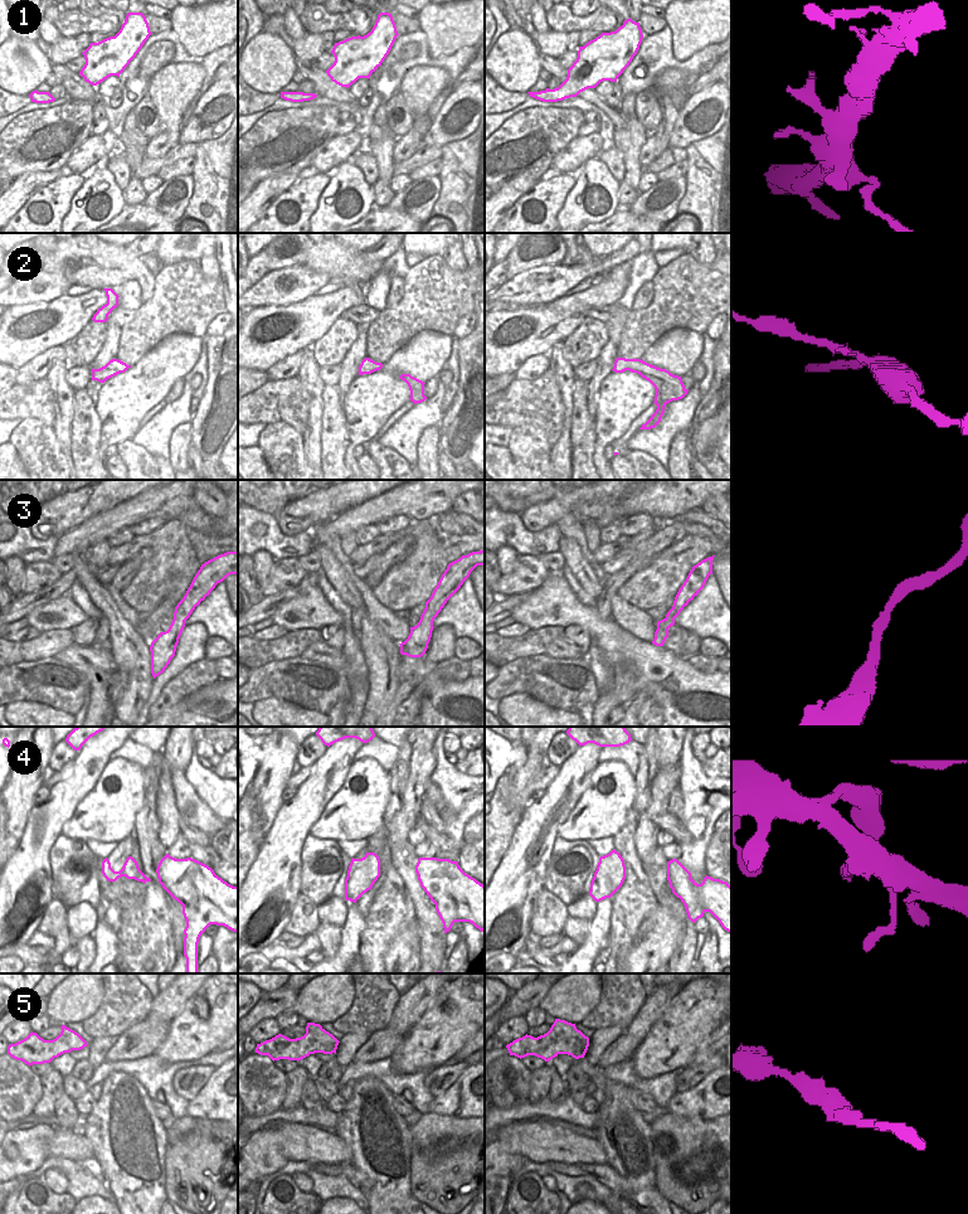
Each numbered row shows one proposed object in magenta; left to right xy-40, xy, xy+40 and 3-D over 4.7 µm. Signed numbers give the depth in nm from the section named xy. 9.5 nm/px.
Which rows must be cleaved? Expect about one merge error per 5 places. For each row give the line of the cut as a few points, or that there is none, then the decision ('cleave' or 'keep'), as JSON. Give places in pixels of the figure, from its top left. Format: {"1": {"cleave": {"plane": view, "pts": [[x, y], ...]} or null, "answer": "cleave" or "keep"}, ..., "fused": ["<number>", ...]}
{"1": {"cleave": null, "answer": "keep"}, "2": {"cleave": null, "answer": "keep"}, "3": {"cleave": null, "answer": "keep"}, "4": {"cleave": null, "answer": "keep"}, "5": {"cleave": null, "answer": "keep"}, "fused": []}

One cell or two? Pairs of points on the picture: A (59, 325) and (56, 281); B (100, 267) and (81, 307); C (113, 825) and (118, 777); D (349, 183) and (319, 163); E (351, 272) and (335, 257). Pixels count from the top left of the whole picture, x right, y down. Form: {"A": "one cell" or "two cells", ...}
{"A": "two cells", "B": "two cells", "C": "one cell", "D": "two cells", "E": "one cell"}

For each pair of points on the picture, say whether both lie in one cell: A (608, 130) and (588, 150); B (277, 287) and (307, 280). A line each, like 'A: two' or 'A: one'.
A: two
B: one

